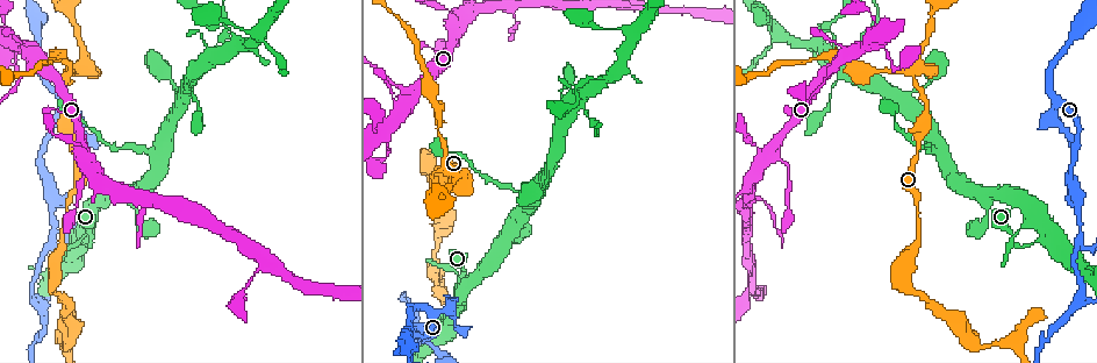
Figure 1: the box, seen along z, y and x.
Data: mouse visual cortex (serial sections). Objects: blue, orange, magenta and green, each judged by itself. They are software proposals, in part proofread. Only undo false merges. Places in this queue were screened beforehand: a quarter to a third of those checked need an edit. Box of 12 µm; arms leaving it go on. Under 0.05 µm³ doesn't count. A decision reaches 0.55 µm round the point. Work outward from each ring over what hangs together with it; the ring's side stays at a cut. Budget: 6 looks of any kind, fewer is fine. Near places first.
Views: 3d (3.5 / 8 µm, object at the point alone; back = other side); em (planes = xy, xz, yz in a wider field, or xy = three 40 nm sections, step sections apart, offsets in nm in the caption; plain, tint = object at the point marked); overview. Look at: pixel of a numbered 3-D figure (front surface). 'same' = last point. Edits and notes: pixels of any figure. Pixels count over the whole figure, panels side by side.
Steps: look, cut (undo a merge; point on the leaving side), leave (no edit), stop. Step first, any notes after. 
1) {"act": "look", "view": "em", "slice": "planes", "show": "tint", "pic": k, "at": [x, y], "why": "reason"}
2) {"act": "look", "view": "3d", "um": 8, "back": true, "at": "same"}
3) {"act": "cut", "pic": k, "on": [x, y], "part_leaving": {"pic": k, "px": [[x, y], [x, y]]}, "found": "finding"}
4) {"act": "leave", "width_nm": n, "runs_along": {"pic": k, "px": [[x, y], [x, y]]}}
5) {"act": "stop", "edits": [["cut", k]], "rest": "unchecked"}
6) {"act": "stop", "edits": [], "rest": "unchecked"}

{"act": "look", "view": "3d", "um": 3.5, "pic": 1, "at": [882, 44], "why": "four-way junction"}

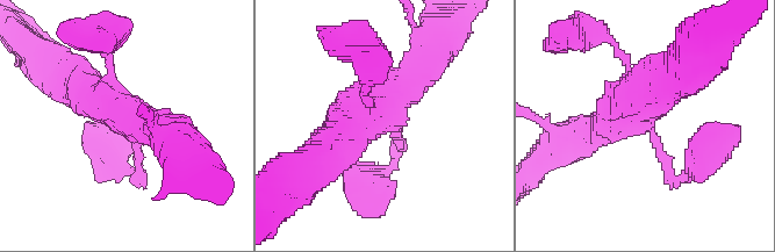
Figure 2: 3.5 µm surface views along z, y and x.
{"act": "look", "view": "em", "slice": "xy", "step": 5, "show": "tint", "pic": 2, "at": [643, 118], "why": "shape alone is not enough"}

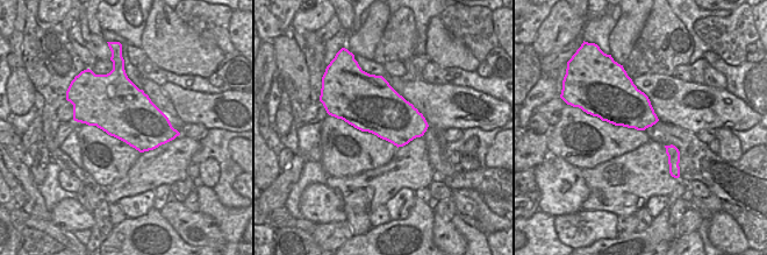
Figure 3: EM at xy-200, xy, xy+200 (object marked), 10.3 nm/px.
{"act": "leave", "arms": 4, "runs_along": {"pic": 2, "px": [[435, 47], [338, 145]]}, "found": "one cell here"}

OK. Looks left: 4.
{"act": "look", "view": "3d", "um": 3.5, "pic": 1, "at": [446, 170], "why": "looks like a crossing"}

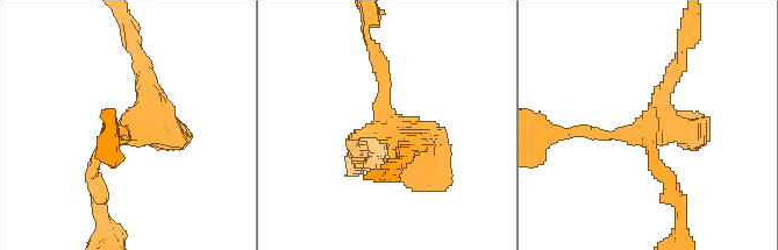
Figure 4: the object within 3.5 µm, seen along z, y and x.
{"act": "look", "view": "em", "slice": "xy", "step": 2, "show": "tint", "pic": 4, "at": [644, 135], "why": "shape alone is not enough"}

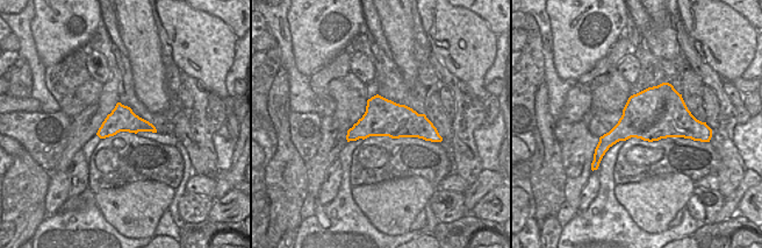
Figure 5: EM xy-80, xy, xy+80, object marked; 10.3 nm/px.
{"act": "leave", "found": "one cell here"}

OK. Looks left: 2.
{"act": "look", "view": "3d", "um": 8, "pic": 1, "at": [148, 153], "why": "small branch off a trunk"}

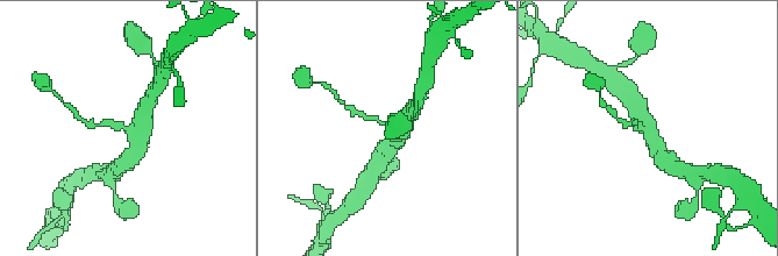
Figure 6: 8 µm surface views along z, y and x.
{"act": "look", "view": "3d", "um": 3.5, "pic": 6, "at": [131, 129], "why": "closer look"}

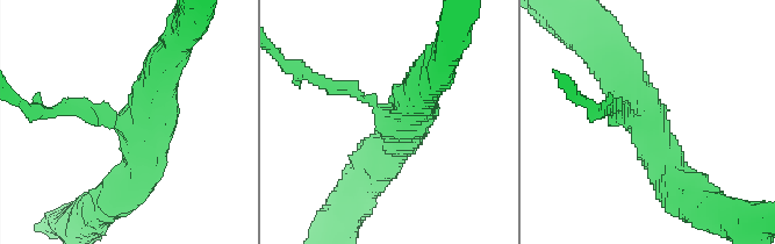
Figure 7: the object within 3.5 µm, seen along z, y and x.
{"act": "leave", "arms": 3, "arm_widths_nm": [150, 500, 500], "runs_along": {"pic": 7, "px": [[681, 195], [645, 113], [612, 63]]}, "found": "one cell here"}

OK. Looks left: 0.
{"act": "stop", "edits": [], "rest": "unchecked"}

